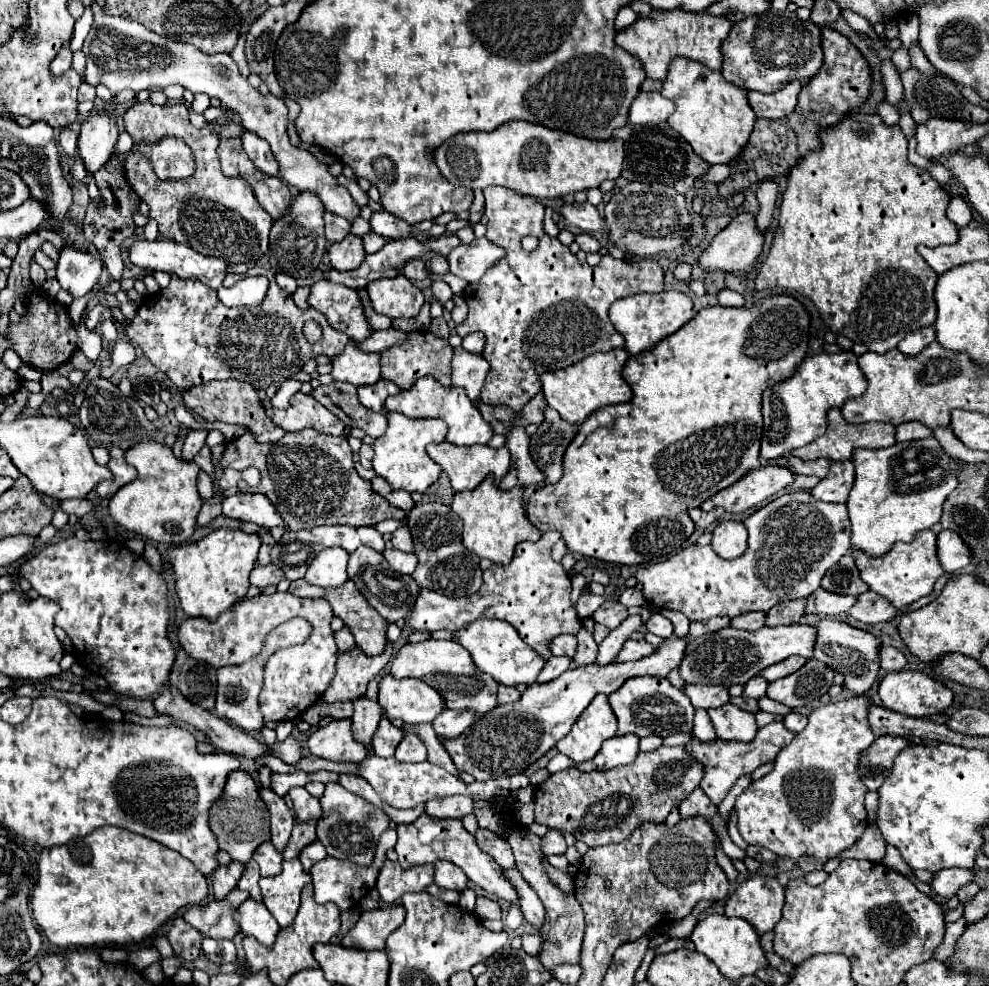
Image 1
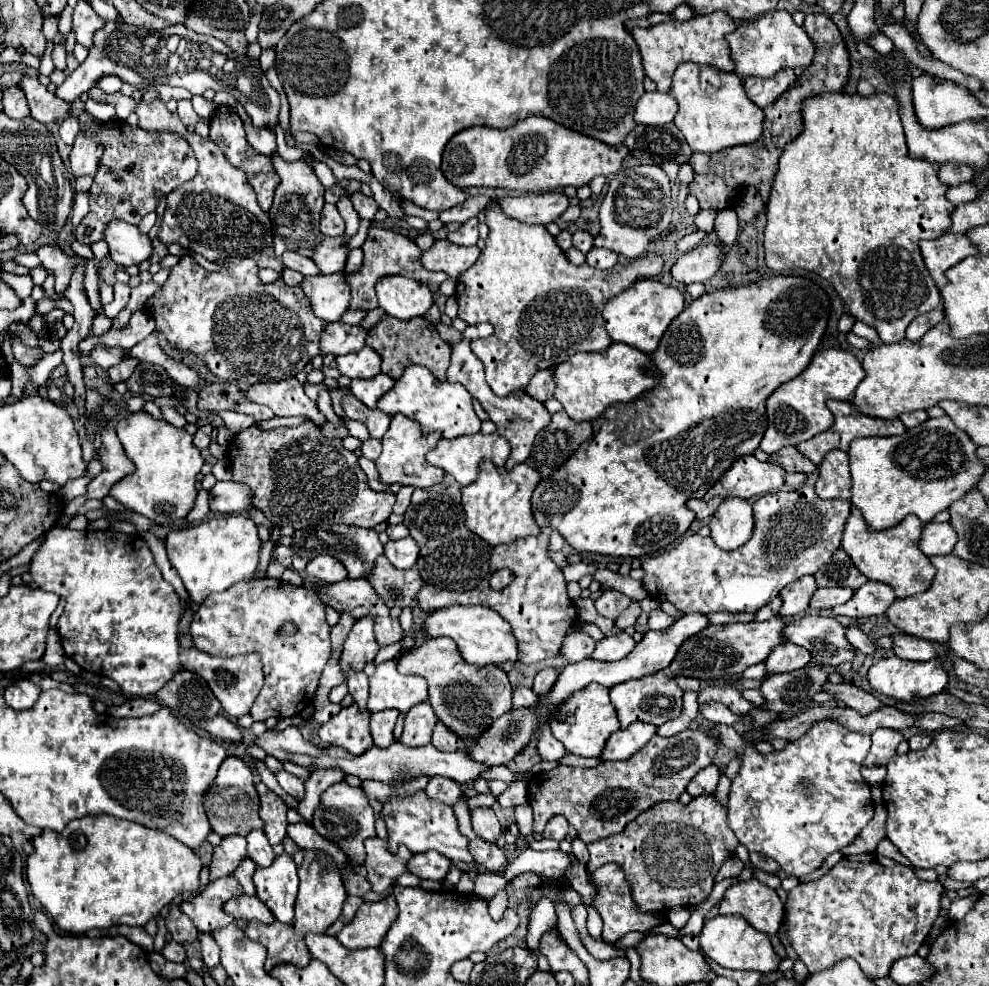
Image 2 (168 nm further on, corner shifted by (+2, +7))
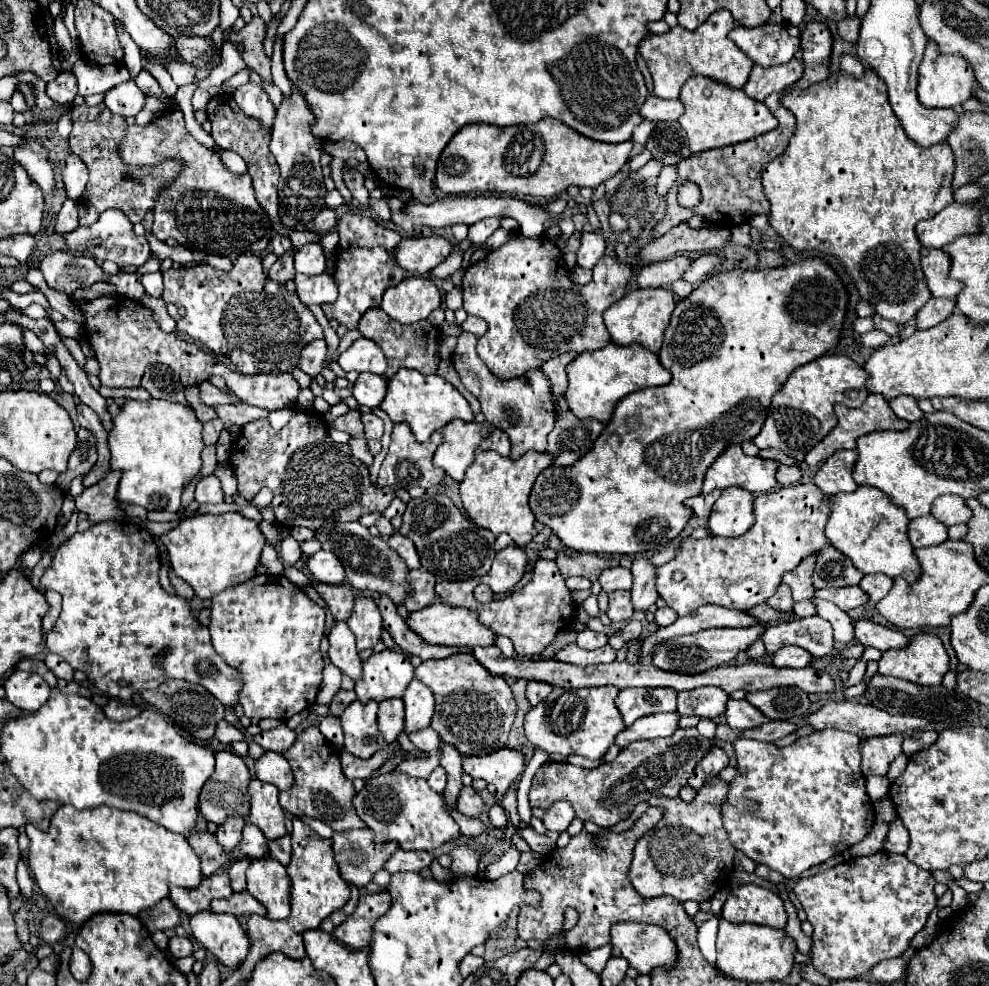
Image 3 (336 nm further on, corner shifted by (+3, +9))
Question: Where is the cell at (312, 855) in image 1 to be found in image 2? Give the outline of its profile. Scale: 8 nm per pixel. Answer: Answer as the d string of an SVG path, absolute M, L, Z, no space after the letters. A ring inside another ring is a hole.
M283 838L283 848L285 848L285 852L293 858L293 862L295 862L297 866L301 866L301 862L303 862L303 850L301 850L291 838Z

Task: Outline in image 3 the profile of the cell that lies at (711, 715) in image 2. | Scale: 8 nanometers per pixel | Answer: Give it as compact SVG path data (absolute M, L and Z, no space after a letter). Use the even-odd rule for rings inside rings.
M694 688L678 694L678 714L698 716L698 718L718 718L726 712L728 694L720 688Z

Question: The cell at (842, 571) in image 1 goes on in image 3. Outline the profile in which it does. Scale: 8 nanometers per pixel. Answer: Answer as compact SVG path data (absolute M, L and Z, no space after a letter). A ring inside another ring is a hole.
M826 546L824 552L816 558L814 570L814 588L838 588L838 586L854 586L862 580L862 572L854 568L854 564L836 548Z

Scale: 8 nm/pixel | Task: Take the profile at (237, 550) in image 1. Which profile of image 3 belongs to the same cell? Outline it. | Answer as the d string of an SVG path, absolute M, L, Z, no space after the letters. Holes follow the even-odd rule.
M226 512L218 516L202 514L182 520L160 540L168 548L172 570L184 578L194 588L194 594L202 600L220 594L228 586L254 578L264 548L264 536L258 528L258 522L244 518L238 512Z

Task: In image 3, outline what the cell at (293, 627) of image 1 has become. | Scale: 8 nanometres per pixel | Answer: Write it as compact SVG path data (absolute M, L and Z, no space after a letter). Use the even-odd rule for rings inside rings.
M100 522L62 542L52 564L40 578L48 590L56 590L64 598L54 630L46 634L46 648L62 656L74 670L86 672L92 684L116 698L130 698L134 692L158 688L168 678L182 678L208 688L224 706L236 706L244 684L240 670L226 664L226 660L214 652L208 628L198 626L188 600L168 594L160 586L160 556L156 542L148 530L140 528L142 526L132 522Z

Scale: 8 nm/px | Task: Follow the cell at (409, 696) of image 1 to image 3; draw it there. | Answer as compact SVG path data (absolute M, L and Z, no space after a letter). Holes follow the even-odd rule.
M384 650L372 654L364 662L362 680L356 682L354 692L360 702L382 702L390 698L402 698L412 678L414 666L410 664L408 654L400 650Z

